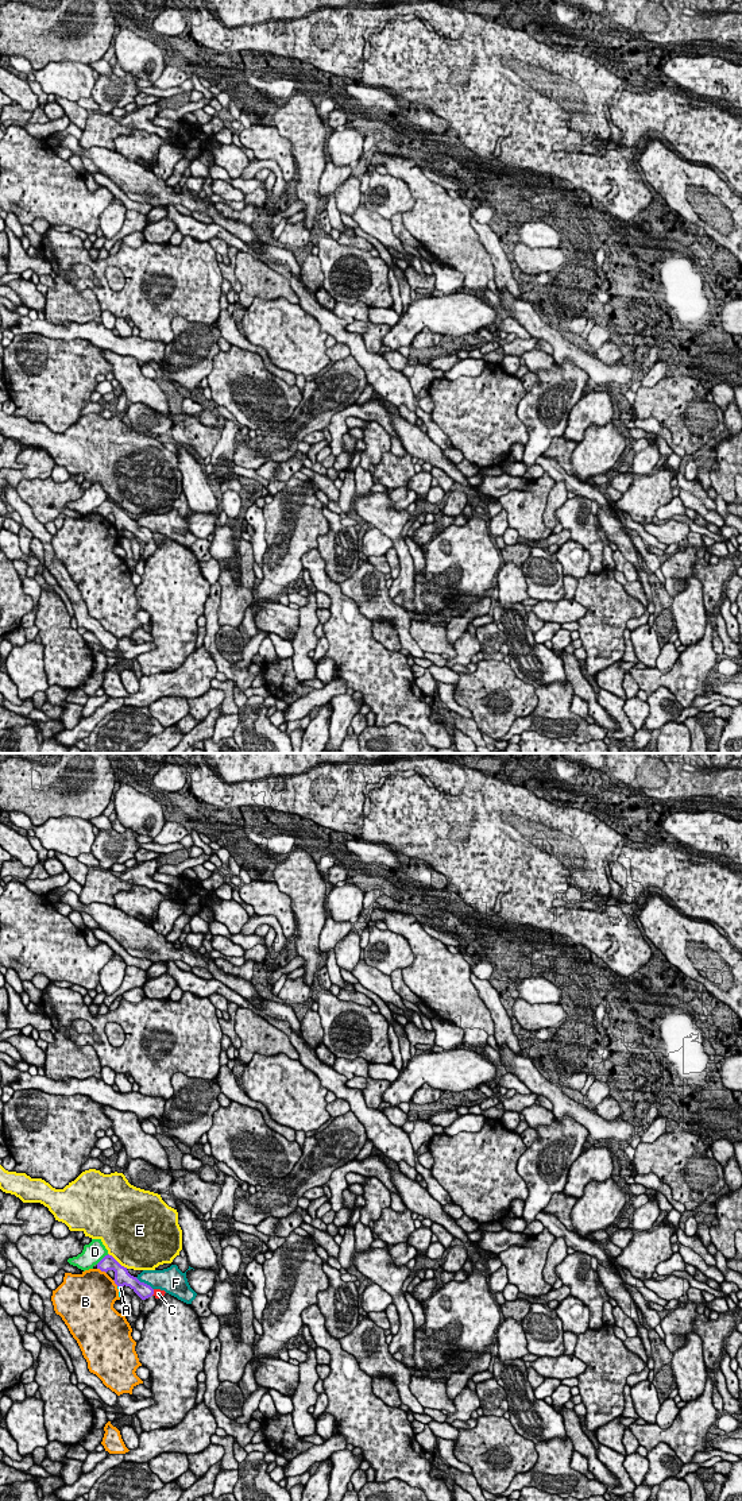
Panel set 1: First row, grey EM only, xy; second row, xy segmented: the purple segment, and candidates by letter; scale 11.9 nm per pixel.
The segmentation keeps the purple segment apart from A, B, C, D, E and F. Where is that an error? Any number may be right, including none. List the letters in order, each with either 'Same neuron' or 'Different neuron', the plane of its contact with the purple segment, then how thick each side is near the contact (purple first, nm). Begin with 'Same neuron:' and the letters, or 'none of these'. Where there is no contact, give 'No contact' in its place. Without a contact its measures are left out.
Same neuron: none of these
A: Different neuron. Touches purple in xy. Thickness 190 nm (purple) against 60 nm
B: Different neuron. Touches purple in xy. Thickness 190 nm (purple) against 480 nm
C: Different neuron. Touches purple in xy. Thickness 180 nm (purple) against 120 nm
D: Different neuron. Touches purple in xy. Thickness 180 nm (purple) against 240 nm
E: Different neuron. Touches purple in xy. Thickness 190 nm (purple) against 500 nm
F: Different neuron. Touches purple in xy. Thickness 180 nm (purple) against 240 nm

